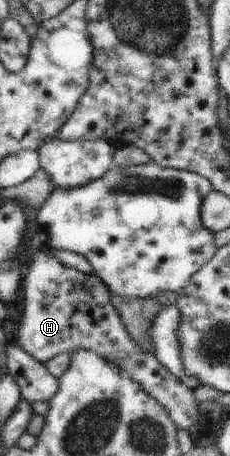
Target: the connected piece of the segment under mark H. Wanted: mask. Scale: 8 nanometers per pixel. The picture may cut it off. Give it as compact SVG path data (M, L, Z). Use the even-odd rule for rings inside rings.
M37 251L28 273L23 277L19 309L21 320L17 333L21 349L47 364L51 359L63 353L75 351L95 351L109 365L123 369L130 379L155 399L166 411L175 426L181 430L190 430L198 422L199 403L195 399L194 389L189 389L181 379L160 366L153 353L146 353L128 335L121 322L117 309L111 303L111 295L105 283L97 277L85 275L75 269L65 267L49 251Z

